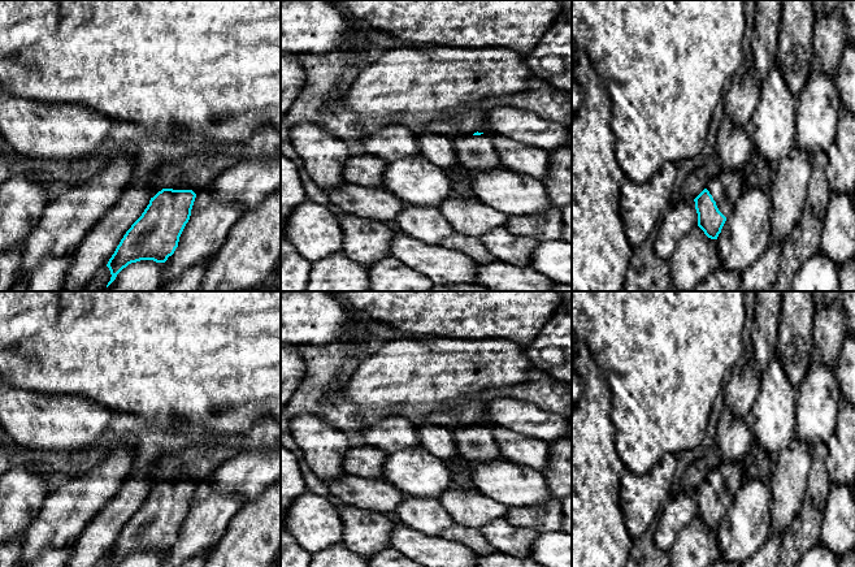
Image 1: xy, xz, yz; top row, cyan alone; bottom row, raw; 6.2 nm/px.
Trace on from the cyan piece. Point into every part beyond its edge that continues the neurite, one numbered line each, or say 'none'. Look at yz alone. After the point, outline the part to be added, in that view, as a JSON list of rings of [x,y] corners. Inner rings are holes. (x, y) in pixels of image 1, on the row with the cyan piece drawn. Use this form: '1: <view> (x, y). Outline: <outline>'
1: yz (725, 189). Outline: [[[721,172],[716,178],[708,182],[707,190],[712,195],[719,211],[725,216],[730,216],[734,204],[741,196],[742,172]]]

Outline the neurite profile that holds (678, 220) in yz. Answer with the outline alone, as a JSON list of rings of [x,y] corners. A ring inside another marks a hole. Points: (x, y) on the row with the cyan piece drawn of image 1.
[[[681,199],[663,215],[659,234],[654,243],[655,254],[669,260],[678,243],[698,225],[698,213],[694,199]]]

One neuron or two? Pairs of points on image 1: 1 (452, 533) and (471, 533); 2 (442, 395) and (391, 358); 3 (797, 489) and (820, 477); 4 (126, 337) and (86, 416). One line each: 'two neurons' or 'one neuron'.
1: one neuron
2: one neuron
3: two neurons
4: two neurons

